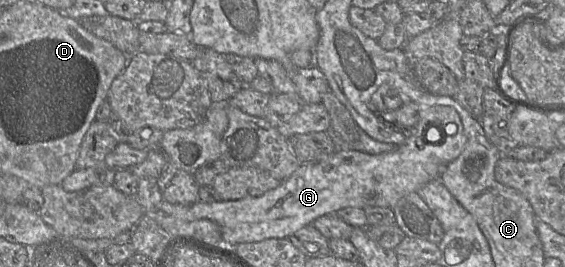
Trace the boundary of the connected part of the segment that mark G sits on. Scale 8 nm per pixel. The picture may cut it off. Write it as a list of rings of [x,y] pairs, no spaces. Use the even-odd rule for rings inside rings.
[[[418,103],[404,106],[415,111],[416,125],[410,131],[403,131],[406,133],[404,142],[392,152],[370,155],[357,150],[336,150],[320,161],[300,164],[280,185],[261,196],[212,203],[197,201],[191,205],[172,204],[162,200],[159,212],[184,221],[214,221],[220,228],[223,244],[233,247],[239,243],[289,238],[317,218],[336,214],[347,207],[392,209],[402,197],[418,192],[427,183],[438,180],[448,164],[462,153],[467,142],[460,116],[453,108],[430,107]],[[449,123],[457,126],[457,132],[453,136],[443,136],[440,141],[440,132]]]

